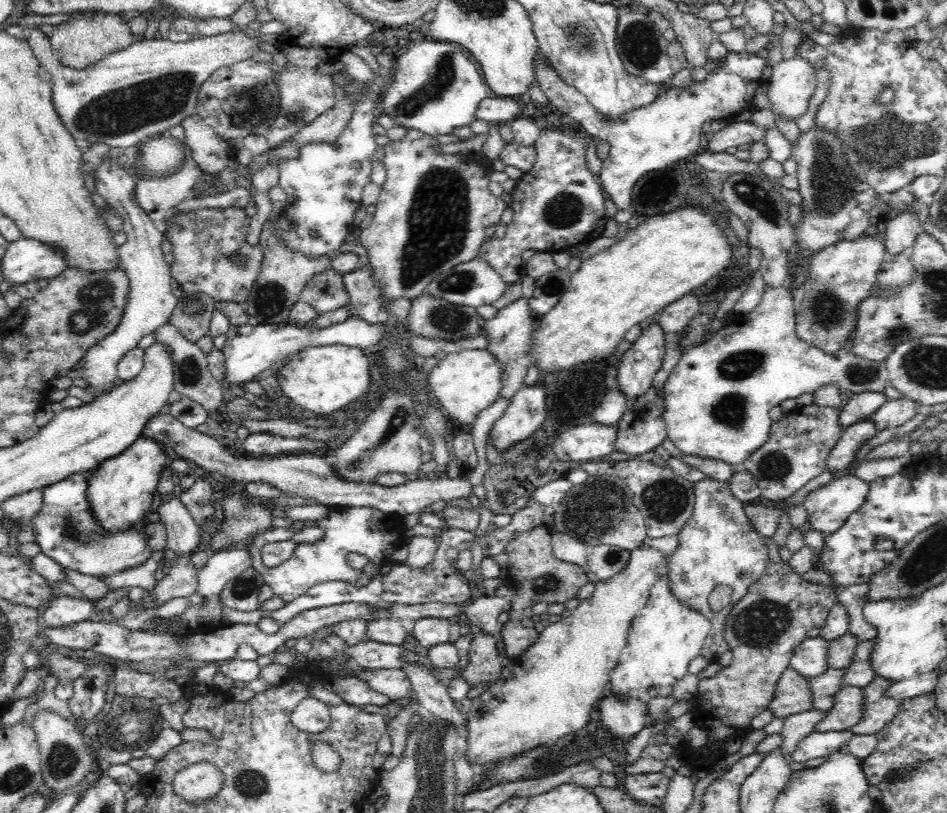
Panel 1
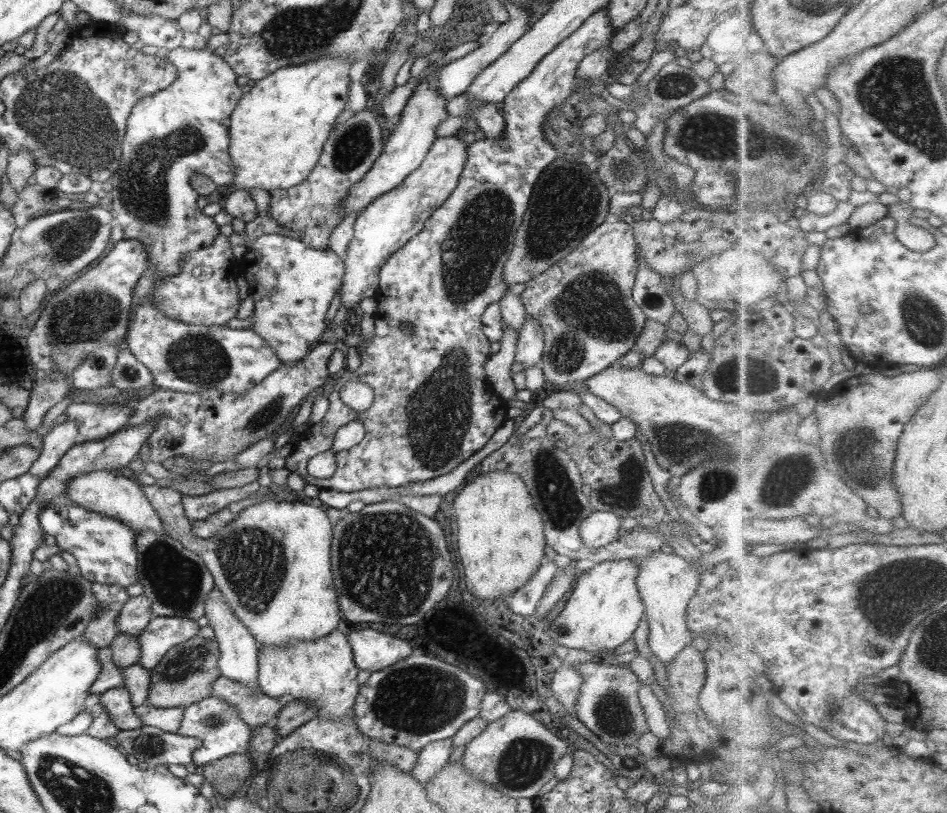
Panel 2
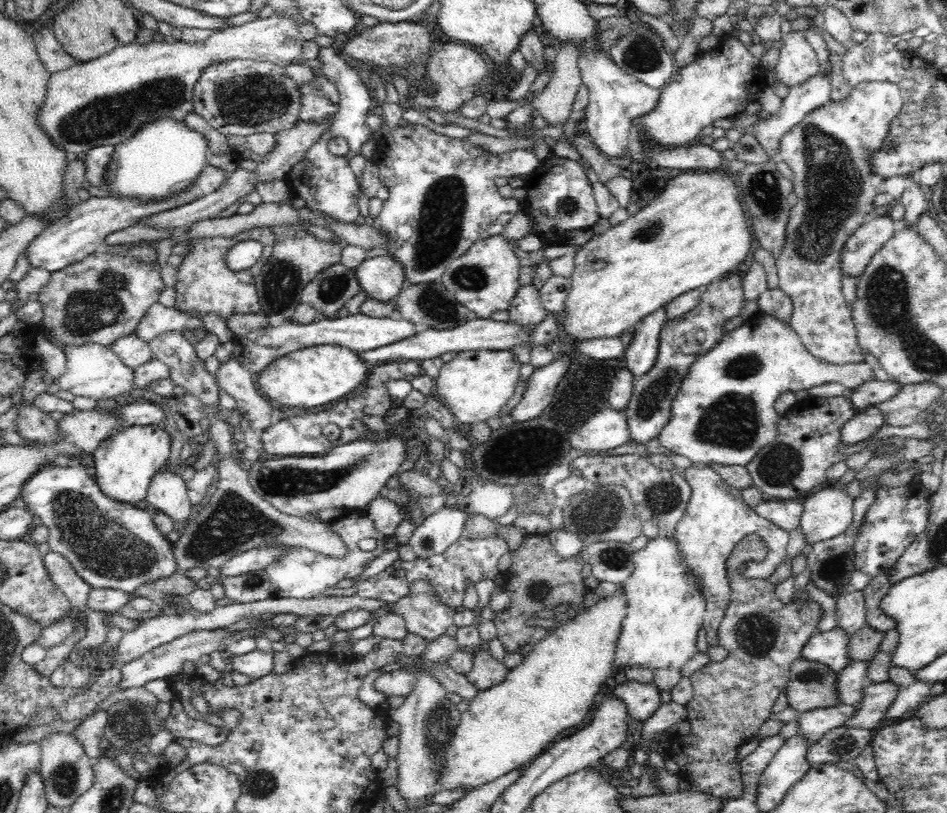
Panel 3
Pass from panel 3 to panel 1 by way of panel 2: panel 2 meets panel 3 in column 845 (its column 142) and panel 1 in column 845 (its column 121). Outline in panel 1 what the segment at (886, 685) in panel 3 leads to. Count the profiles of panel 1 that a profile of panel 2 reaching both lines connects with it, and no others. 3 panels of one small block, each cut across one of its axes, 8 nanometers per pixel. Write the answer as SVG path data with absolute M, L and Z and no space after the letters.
M842 687L833 694L833 708L816 723L818 732L846 731L864 716L863 687Z

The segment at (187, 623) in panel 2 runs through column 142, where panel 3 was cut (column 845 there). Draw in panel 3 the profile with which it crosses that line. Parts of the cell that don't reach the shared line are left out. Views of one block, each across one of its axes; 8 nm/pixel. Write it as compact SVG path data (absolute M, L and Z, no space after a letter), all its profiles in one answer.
M840 626L824 632L816 632L803 646L800 656L808 661L818 661L828 665L837 673L851 663L848 657L850 635Z

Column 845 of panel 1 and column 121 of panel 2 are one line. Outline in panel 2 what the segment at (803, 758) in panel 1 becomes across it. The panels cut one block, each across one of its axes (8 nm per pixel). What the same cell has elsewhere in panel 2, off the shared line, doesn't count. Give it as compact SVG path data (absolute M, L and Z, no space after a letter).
M146 725L136 730L120 731L114 738L122 754L132 754L149 767L166 764L186 766L192 762L192 751L200 745L198 737L177 732L172 734Z

